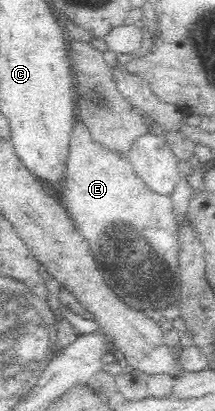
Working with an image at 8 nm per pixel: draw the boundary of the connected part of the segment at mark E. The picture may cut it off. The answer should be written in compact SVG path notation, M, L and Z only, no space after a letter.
M73 126L61 185L62 203L80 236L90 245L93 259L106 284L133 309L145 312L149 316L152 312L160 314L164 308L180 302L182 290L182 281L179 279L179 226L174 217L170 198L146 188L142 178L136 176L132 164L128 164L126 156L116 156L100 144L96 144L88 134L84 126Z

